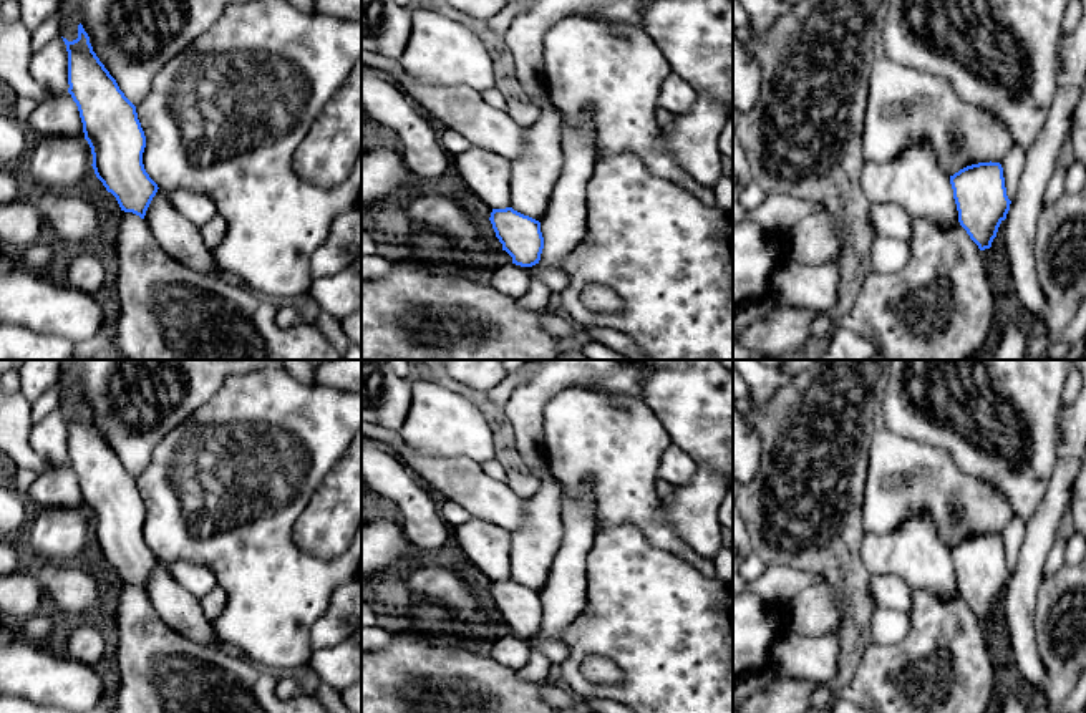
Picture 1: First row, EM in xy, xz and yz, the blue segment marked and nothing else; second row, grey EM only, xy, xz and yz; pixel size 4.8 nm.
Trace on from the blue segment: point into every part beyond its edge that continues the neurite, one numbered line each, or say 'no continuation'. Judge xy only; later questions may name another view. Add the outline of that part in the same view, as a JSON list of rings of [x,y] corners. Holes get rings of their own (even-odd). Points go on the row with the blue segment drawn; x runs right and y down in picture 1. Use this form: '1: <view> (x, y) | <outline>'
1: xy (181, 239) | [[[158,189],[144,221],[159,245],[177,262],[204,274],[219,272],[199,227],[171,204],[169,192]]]

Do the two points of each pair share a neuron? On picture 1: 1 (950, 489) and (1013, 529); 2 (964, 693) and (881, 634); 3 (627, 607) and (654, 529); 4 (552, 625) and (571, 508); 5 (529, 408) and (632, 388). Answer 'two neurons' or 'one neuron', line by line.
1: two neurons
2: two neurons
3: two neurons
4: one neuron
5: one neuron

